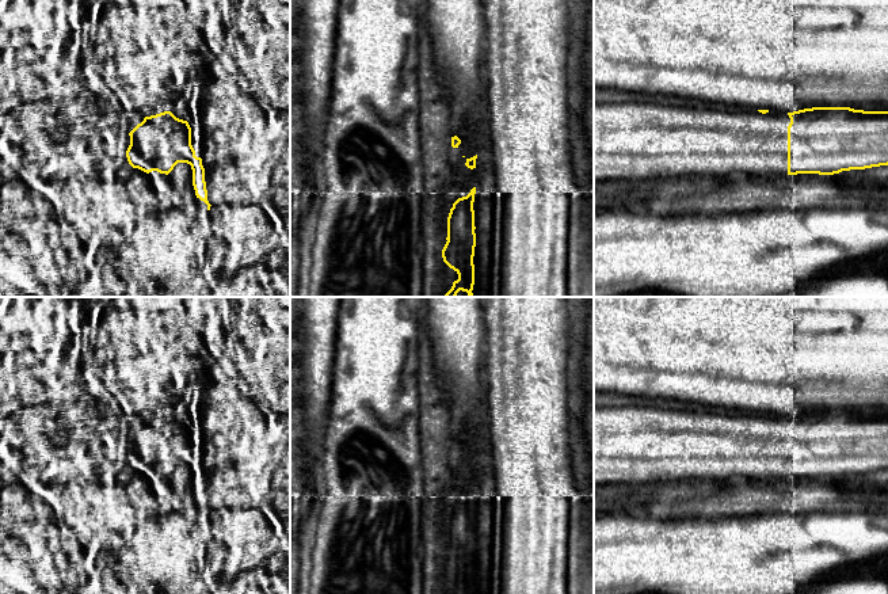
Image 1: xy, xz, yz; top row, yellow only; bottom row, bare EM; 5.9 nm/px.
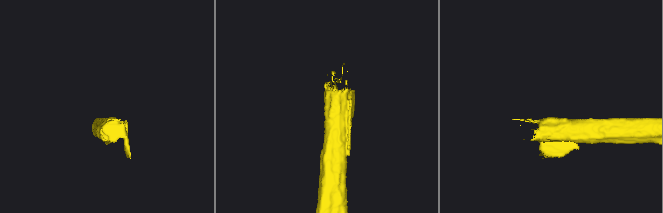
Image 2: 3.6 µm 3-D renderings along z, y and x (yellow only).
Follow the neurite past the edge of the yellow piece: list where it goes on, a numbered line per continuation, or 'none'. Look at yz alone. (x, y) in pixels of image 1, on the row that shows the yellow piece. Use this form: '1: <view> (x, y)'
1: yz (632, 141)

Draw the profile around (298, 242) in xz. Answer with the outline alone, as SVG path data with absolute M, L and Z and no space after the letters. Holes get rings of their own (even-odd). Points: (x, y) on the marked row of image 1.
M316 212L309 216L304 229L296 235L291 233L290 228L290 297L304 297L306 247L315 214Z

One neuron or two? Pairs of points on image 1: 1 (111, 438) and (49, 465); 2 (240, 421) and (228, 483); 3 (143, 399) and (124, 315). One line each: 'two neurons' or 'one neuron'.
1: one neuron
2: one neuron
3: one neuron

